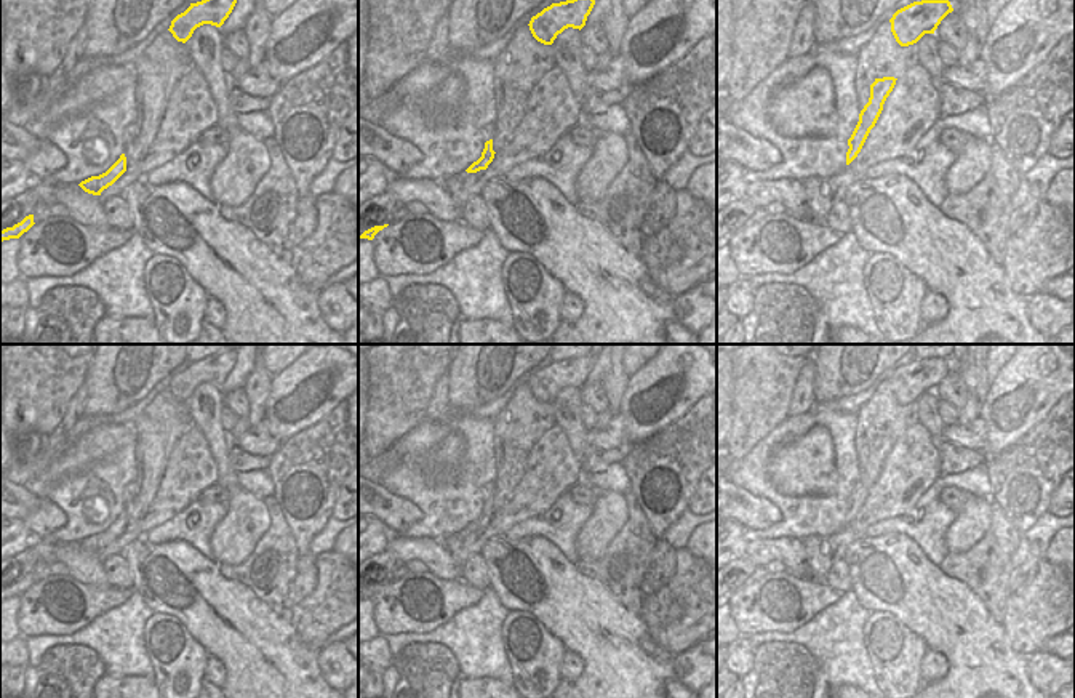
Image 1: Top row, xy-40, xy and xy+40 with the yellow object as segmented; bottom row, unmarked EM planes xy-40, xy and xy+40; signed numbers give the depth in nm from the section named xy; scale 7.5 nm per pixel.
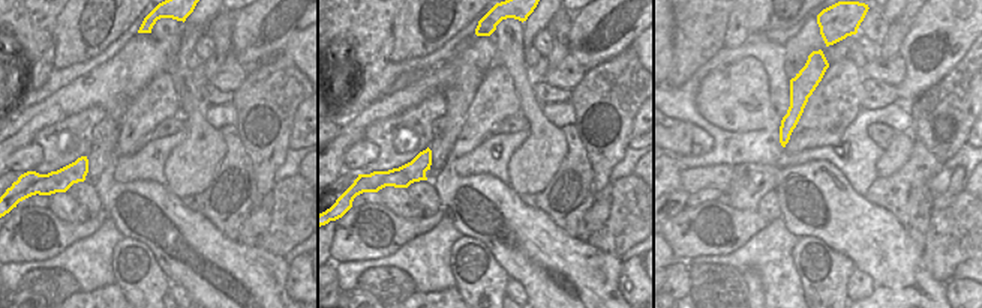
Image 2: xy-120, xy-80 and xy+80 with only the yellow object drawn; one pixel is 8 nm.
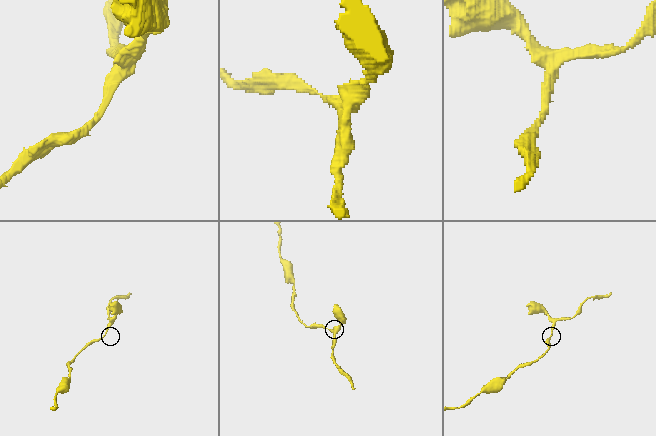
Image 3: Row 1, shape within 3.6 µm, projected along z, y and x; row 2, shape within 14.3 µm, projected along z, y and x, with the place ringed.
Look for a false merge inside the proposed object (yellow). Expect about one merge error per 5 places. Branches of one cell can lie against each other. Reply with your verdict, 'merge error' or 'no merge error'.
no merge error

